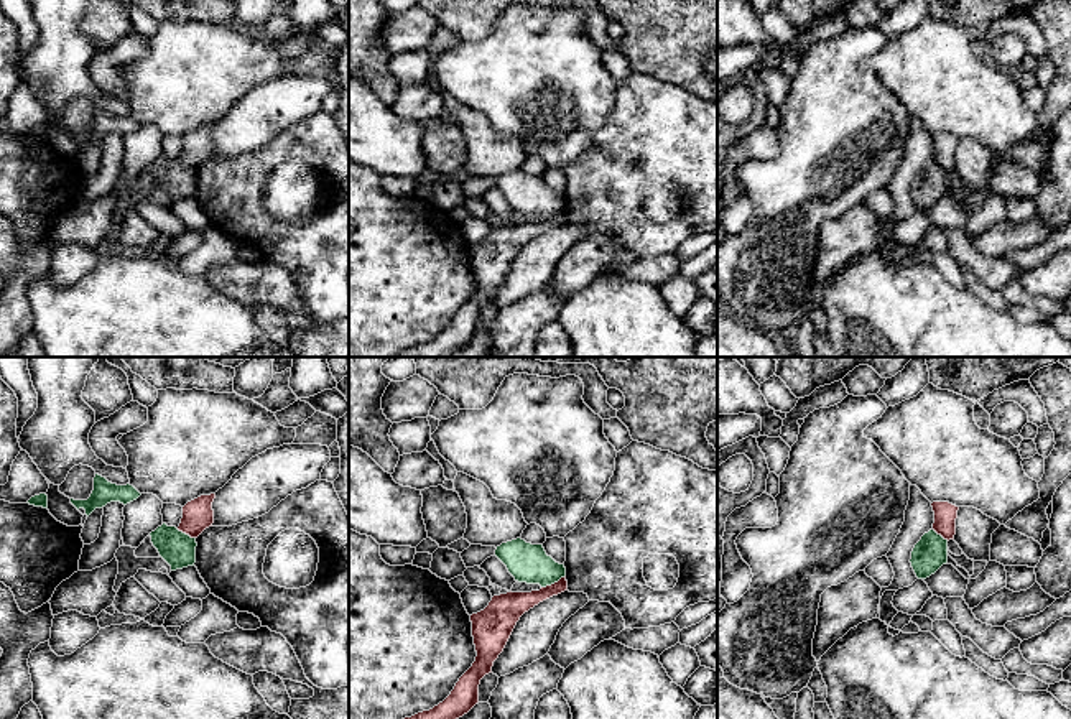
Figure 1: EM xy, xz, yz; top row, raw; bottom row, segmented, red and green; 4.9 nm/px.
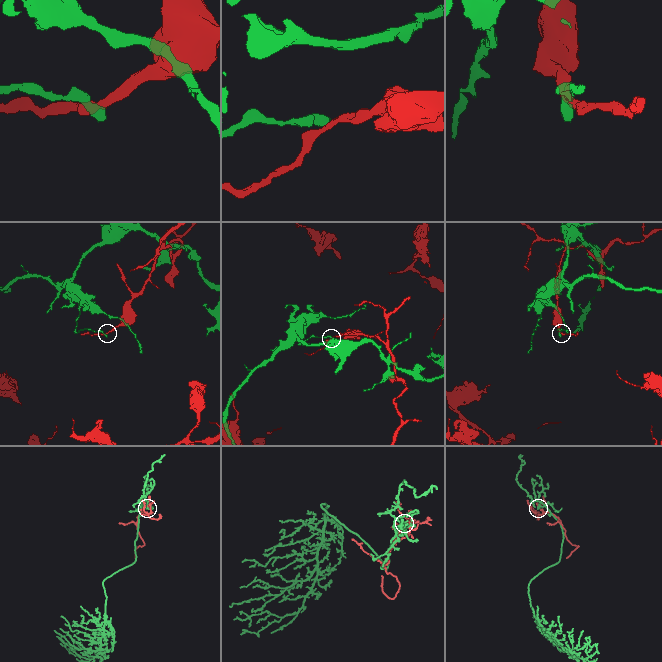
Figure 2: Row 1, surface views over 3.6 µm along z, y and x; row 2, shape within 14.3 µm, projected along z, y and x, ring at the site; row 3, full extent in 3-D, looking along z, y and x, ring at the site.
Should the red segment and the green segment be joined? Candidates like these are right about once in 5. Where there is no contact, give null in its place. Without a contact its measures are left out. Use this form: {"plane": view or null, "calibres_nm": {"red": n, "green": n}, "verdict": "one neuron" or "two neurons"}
{"plane": "xz", "calibres_nm": {"red": 140, "green": 190}, "verdict": "two neurons"}

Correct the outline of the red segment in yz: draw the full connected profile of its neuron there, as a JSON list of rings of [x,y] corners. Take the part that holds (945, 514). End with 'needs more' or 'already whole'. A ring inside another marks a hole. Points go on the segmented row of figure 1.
[[[933,502],[931,507],[934,512],[933,530],[948,541],[954,540],[959,507],[949,502]]]; already whole

